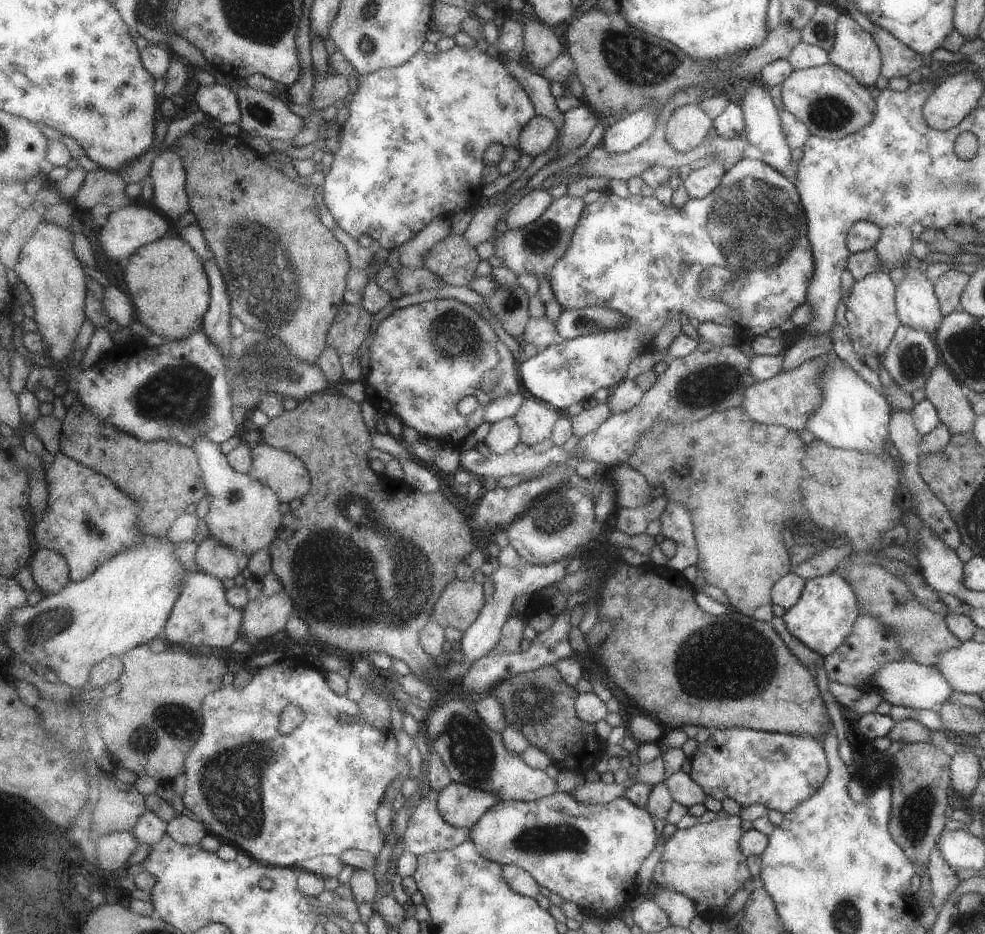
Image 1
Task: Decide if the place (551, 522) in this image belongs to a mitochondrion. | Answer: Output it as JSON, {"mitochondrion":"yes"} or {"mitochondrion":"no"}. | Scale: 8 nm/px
{"mitochondrion":"yes"}

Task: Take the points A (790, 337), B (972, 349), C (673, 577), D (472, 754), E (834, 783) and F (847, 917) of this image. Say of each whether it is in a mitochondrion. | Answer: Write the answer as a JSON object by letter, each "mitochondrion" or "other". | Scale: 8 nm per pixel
{"A":"other","B":"mitochondrion","C":"other","D":"mitochondrion","E":"other","F":"mitochondrion"}

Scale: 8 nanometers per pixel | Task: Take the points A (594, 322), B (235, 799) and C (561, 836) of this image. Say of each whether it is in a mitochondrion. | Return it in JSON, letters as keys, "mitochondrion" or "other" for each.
{"A":"mitochondrion","B":"mitochondrion","C":"mitochondrion"}

